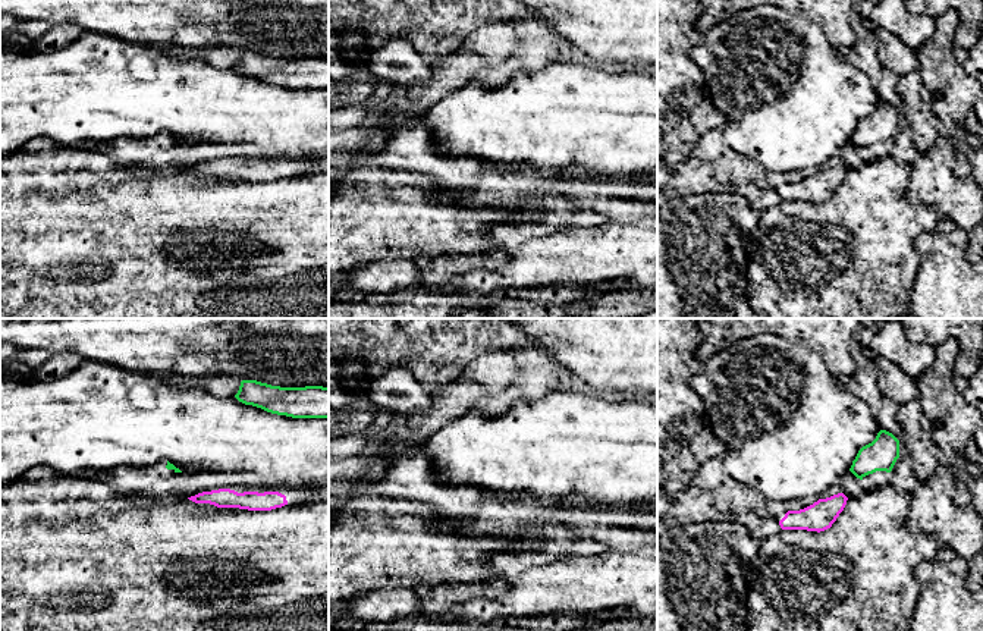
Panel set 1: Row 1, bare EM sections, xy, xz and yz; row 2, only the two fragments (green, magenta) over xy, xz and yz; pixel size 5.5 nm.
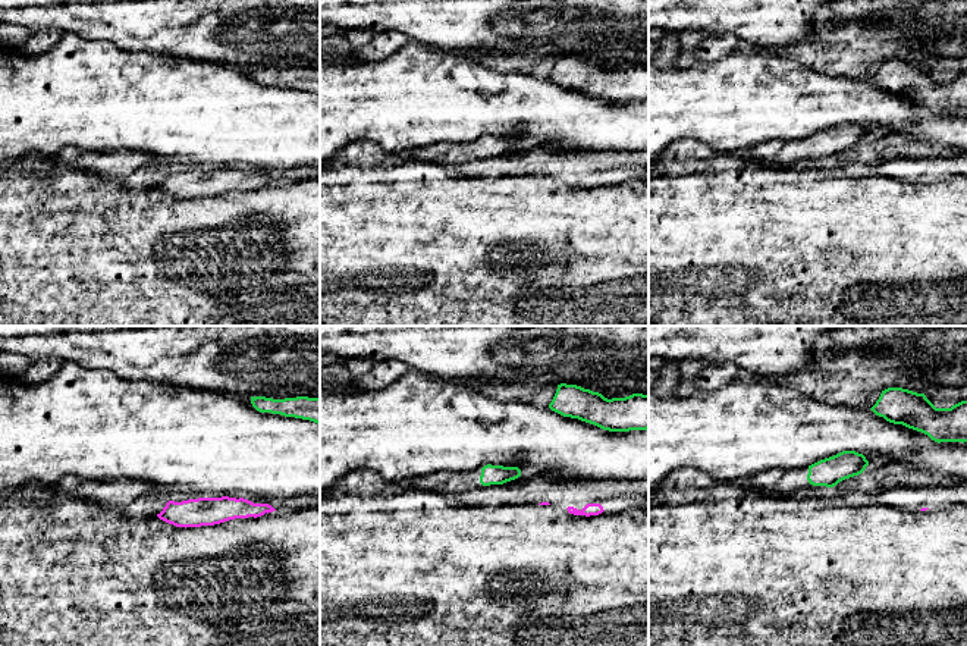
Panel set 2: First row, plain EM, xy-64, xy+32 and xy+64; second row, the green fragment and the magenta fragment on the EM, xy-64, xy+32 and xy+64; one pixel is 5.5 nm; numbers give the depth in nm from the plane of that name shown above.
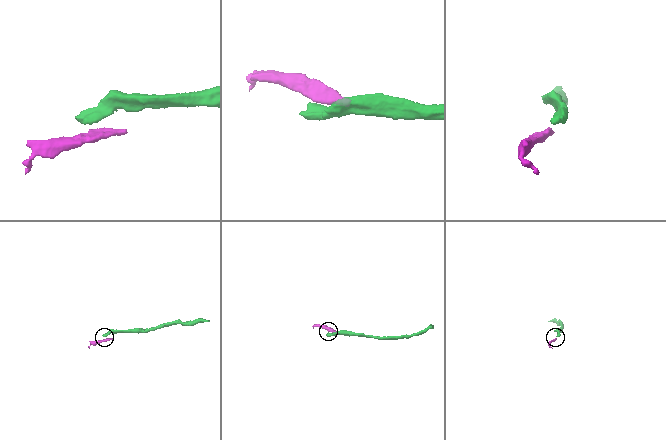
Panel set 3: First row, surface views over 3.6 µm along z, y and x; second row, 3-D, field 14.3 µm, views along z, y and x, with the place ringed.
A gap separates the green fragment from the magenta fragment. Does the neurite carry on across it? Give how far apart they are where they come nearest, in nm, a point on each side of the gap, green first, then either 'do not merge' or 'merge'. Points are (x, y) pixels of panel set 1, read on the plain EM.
gap 120 nm; span yz (857, 148), (842, 165); do not merge

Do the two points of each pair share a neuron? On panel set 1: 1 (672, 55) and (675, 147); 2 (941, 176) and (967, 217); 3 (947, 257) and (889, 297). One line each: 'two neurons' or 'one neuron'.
1: one neuron
2: one neuron
3: two neurons

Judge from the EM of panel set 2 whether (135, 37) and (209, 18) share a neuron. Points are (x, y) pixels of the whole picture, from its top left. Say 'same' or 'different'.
same

